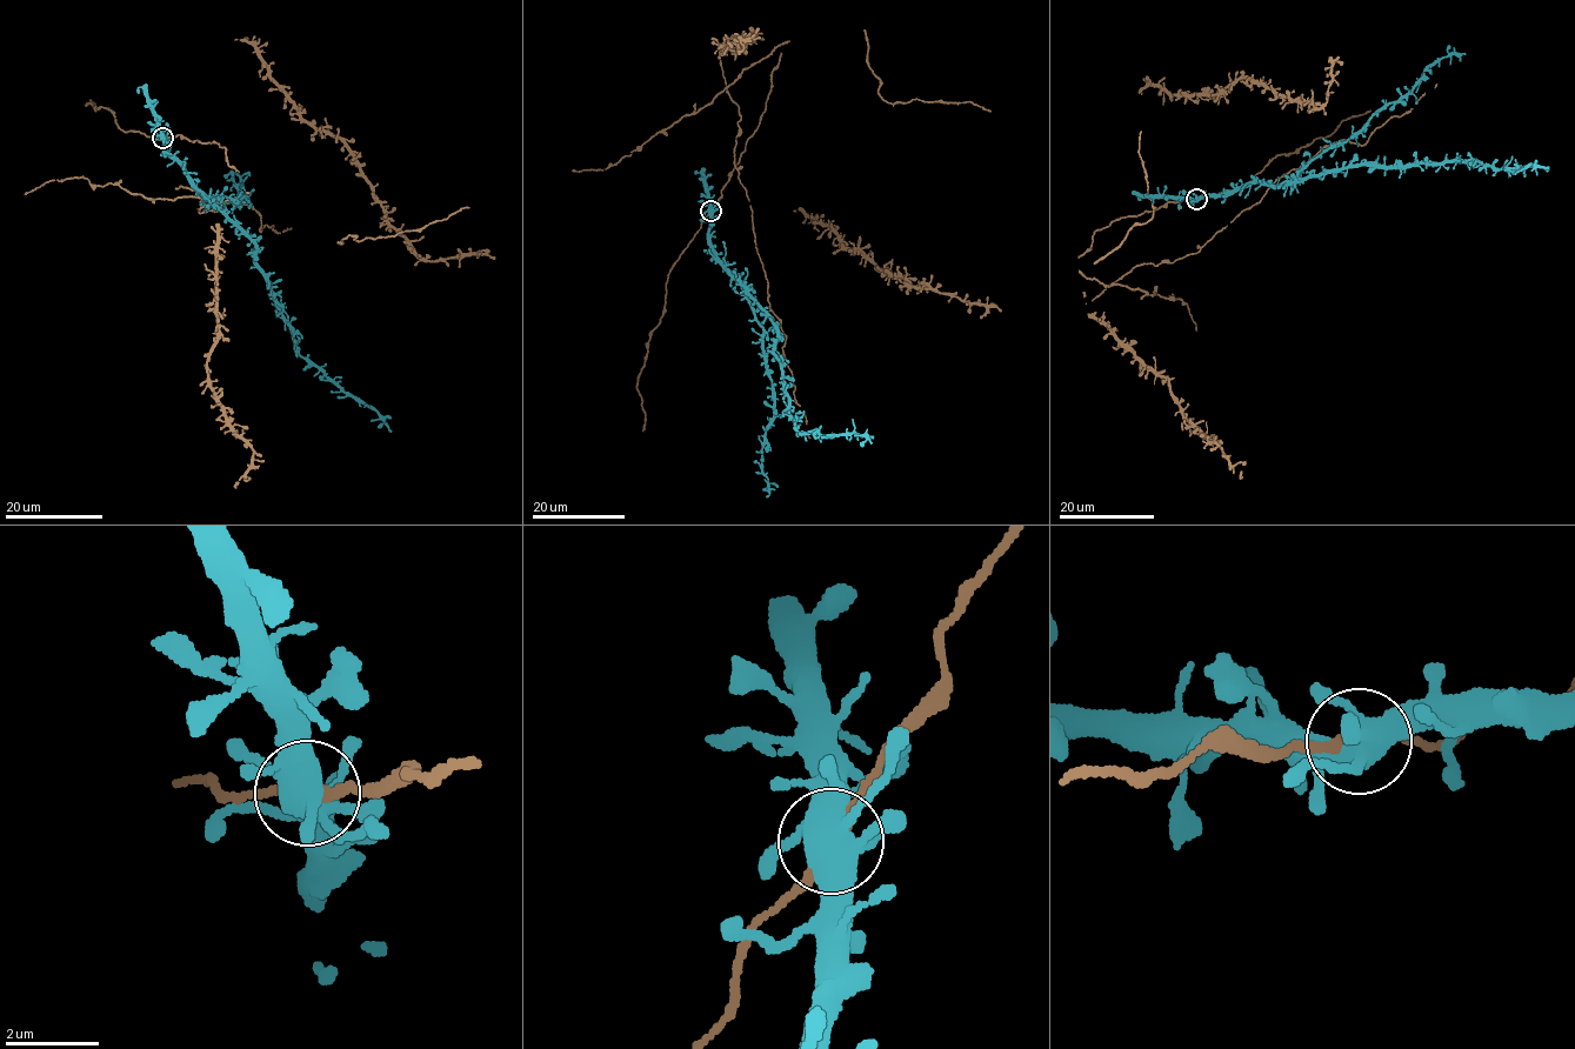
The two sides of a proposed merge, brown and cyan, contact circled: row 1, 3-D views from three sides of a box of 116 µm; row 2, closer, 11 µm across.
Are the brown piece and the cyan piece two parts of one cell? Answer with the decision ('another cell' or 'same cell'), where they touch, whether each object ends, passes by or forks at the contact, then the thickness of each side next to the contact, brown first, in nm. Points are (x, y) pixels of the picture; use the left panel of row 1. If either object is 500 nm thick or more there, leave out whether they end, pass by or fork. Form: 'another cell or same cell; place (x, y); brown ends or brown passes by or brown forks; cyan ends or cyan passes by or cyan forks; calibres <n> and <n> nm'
same cell; place (162, 138); calibres 190 and 600 nm

